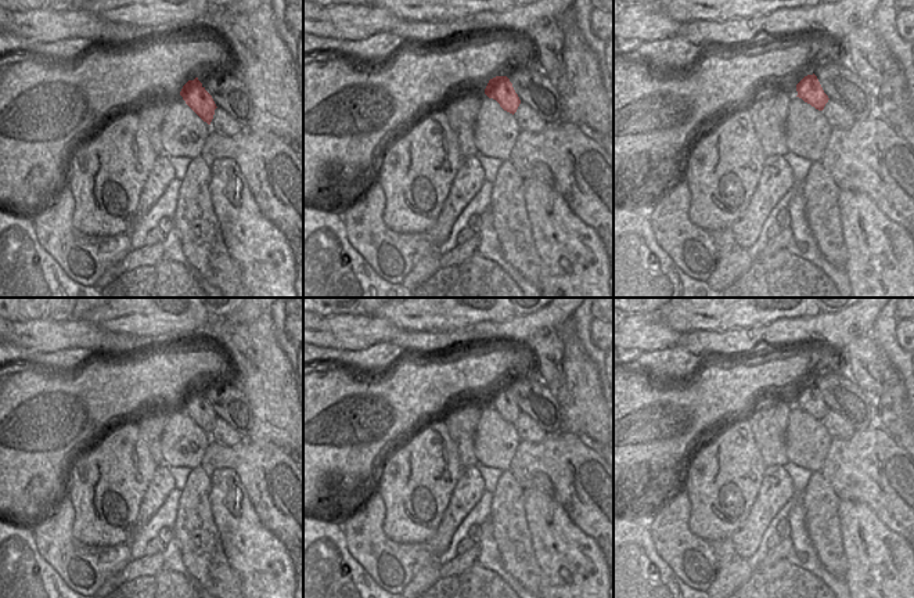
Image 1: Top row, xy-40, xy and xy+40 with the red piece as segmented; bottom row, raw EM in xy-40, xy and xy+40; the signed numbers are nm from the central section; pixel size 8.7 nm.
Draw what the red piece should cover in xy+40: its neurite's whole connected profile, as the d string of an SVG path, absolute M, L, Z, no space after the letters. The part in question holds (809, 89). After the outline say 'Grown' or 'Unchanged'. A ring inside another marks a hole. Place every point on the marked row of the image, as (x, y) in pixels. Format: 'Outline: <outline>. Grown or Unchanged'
Outline: M805 76L795 87L785 86L766 97L756 98L749 107L753 130L766 156L785 155L785 119L792 97L799 97L818 111L828 102L817 76Z. Grown

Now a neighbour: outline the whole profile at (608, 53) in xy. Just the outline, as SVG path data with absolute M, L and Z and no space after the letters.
M613 33L607 40L607 47L604 50L604 57L607 60L607 69L609 72L609 79L611 79L612 87L613 87Z

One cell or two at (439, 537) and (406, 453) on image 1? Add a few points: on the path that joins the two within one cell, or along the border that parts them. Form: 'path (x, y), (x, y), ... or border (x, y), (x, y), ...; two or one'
border (449, 500), (436, 532), (427, 543); two

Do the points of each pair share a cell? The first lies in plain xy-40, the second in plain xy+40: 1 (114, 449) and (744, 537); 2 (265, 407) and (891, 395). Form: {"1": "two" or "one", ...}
{"1": "two", "2": "one"}

